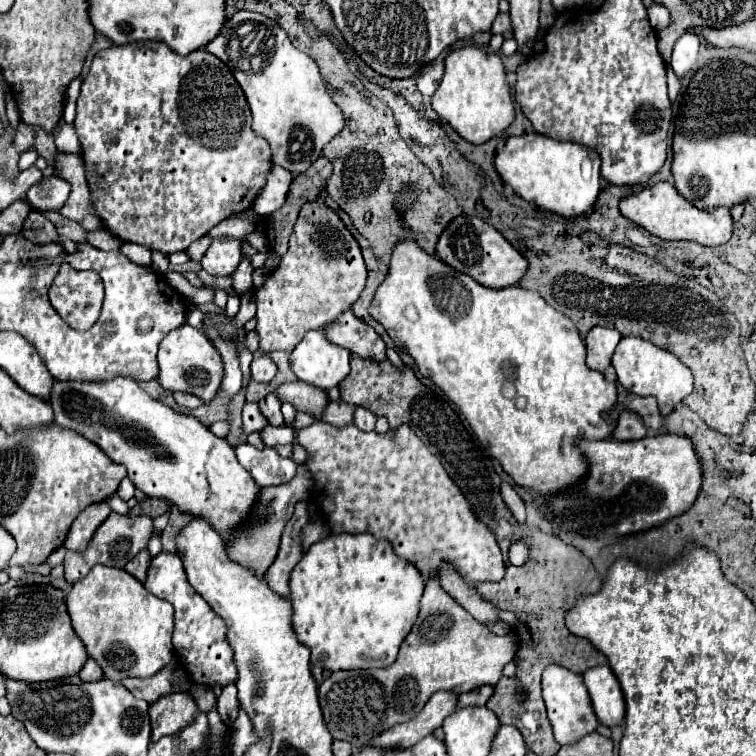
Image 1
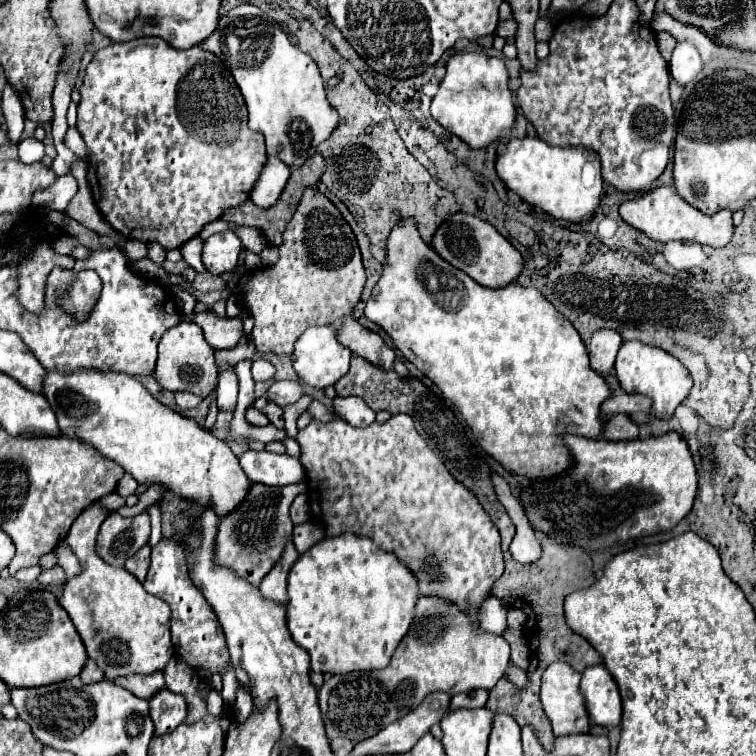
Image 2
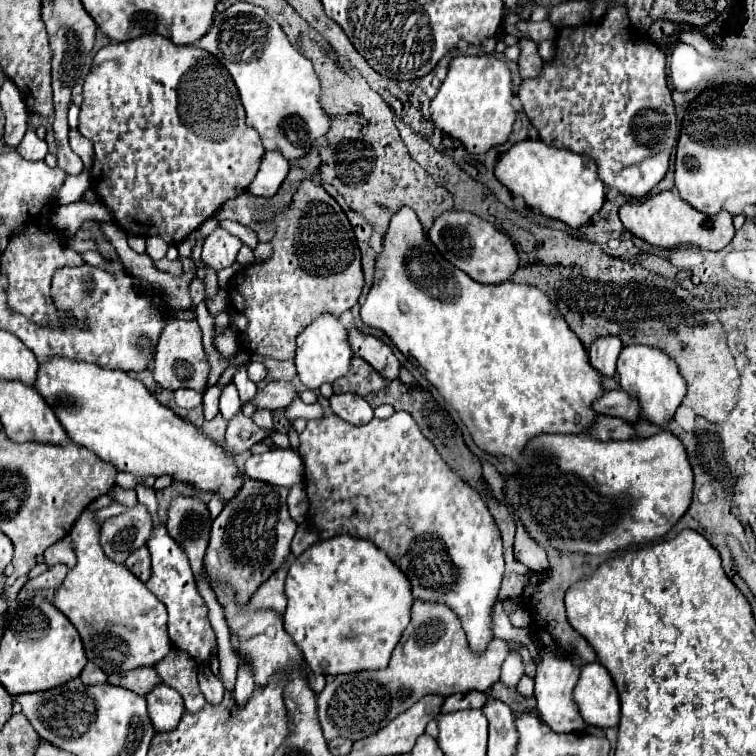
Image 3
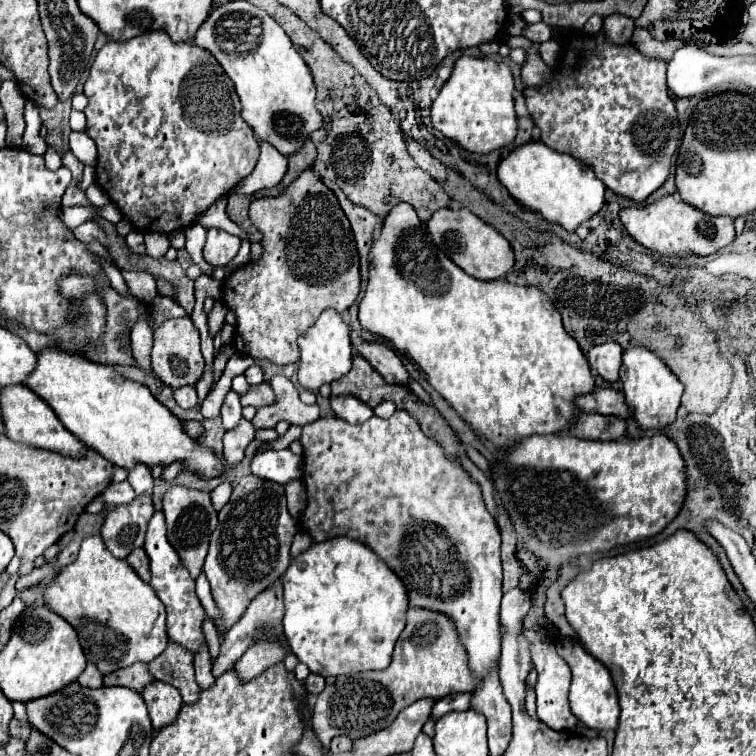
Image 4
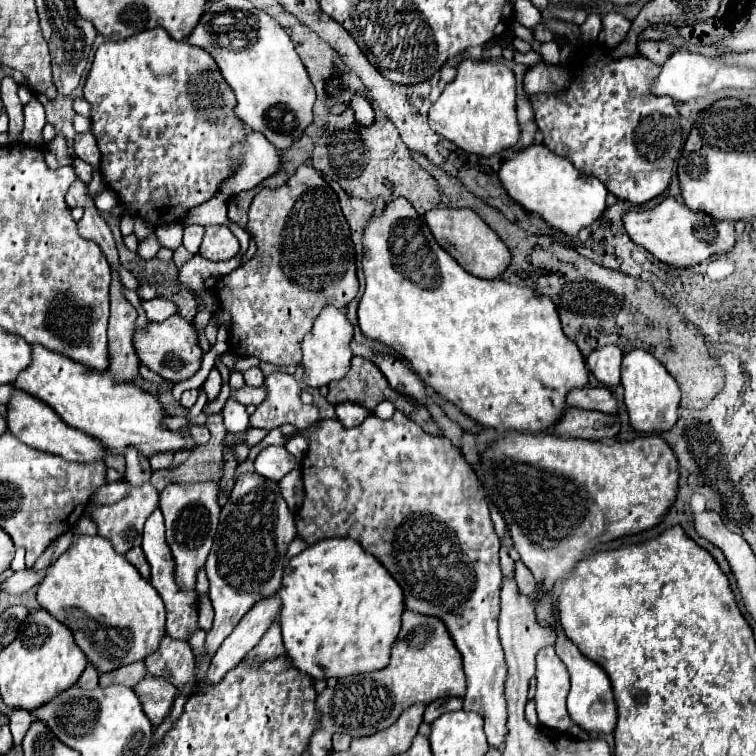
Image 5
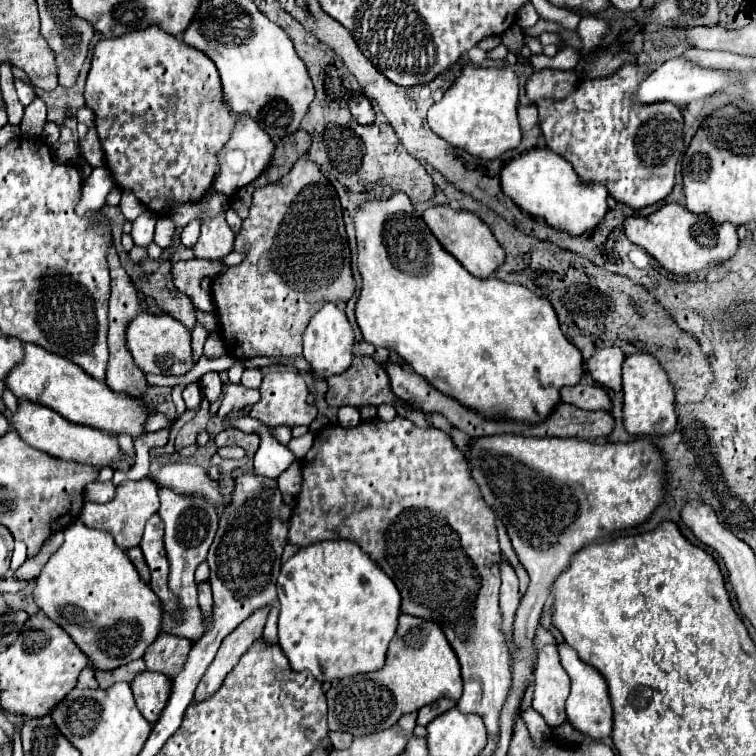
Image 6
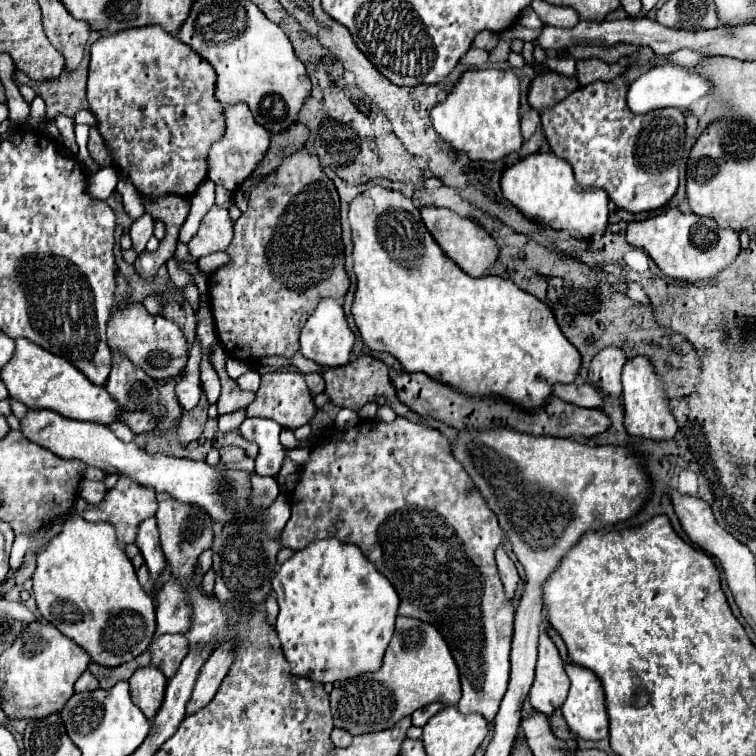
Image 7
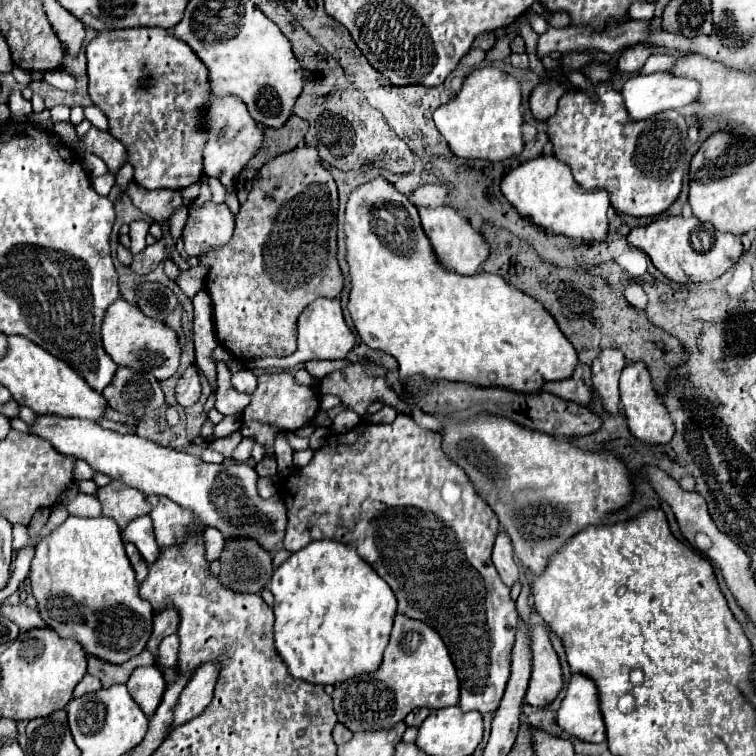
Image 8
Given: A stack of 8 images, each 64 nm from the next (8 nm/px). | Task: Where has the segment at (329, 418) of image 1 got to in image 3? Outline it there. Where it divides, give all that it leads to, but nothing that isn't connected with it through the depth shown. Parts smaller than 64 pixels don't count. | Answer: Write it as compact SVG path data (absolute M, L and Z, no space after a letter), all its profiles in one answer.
M296 398L284 412L286 412L286 418L288 418L290 422L294 422L296 418L312 420L312 418L322 418L322 416L324 416L324 410L322 410L320 404L308 406L308 404L304 404L300 398Z

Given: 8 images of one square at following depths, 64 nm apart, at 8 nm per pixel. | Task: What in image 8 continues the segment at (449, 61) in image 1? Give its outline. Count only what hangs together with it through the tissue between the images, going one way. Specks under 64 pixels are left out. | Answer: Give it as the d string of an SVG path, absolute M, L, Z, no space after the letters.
M486 66L472 70L460 88L460 92L448 102L436 108L432 114L438 132L448 142L450 150L460 158L480 158L488 162L500 162L516 156L524 148L522 138L522 96L520 84L514 76Z

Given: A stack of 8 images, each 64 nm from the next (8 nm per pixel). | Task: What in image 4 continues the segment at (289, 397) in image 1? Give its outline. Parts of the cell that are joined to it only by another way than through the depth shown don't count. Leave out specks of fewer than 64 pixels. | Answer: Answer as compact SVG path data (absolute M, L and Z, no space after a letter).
M268 382L252 386L250 392L242 396L242 406L260 408L260 406L268 406L268 404L274 404L274 402L276 402L276 396L274 396L272 386Z

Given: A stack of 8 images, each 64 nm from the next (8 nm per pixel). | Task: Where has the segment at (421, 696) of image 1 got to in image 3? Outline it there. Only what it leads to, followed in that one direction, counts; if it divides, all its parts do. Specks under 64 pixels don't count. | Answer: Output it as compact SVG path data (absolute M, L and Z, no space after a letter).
M416 600L412 606L412 620L394 648L388 668L334 676L334 680L330 680L318 694L318 716L324 738L332 740L344 736L352 742L366 738L388 726L398 714L406 712L414 702L432 692L444 696L472 690L486 692L500 680L500 664L506 654L508 644L494 638L492 644L488 644L488 652L476 656L472 648L468 648L464 630L460 628L460 618L450 608Z

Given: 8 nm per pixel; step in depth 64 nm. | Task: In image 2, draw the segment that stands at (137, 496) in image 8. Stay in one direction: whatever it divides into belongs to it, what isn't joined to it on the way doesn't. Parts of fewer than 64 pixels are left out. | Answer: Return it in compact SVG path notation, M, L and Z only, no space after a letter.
M146 512L134 518L122 518L110 514L98 532L96 552L98 556L112 564L124 566L124 562L134 556L150 538L150 516Z

